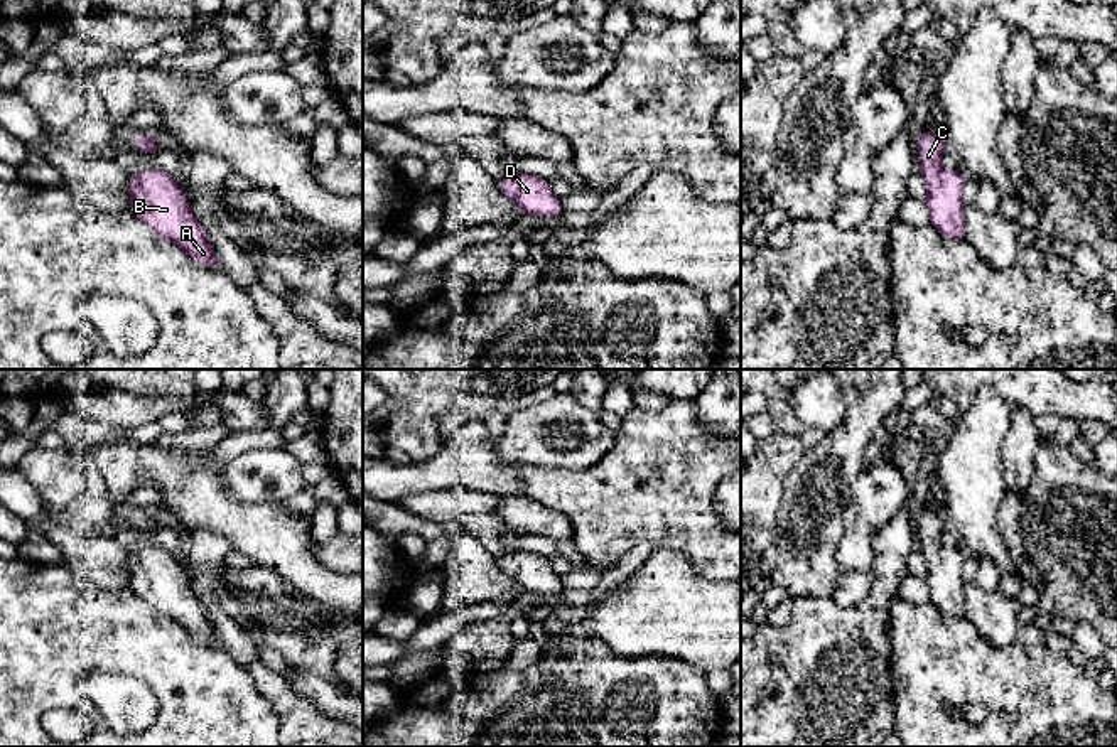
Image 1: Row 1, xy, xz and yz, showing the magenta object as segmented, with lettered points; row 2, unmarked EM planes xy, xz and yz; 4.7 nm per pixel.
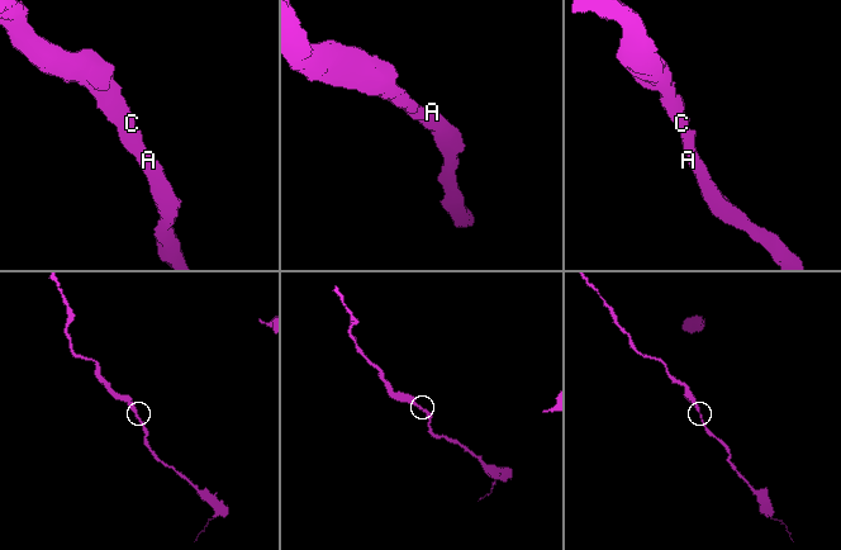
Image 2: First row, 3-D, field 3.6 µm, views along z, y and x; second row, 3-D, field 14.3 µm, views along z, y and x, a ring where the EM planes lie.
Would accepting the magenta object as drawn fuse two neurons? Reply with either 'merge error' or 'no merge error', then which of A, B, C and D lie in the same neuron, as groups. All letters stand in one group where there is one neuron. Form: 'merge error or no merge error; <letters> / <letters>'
no merge error; A B C D

